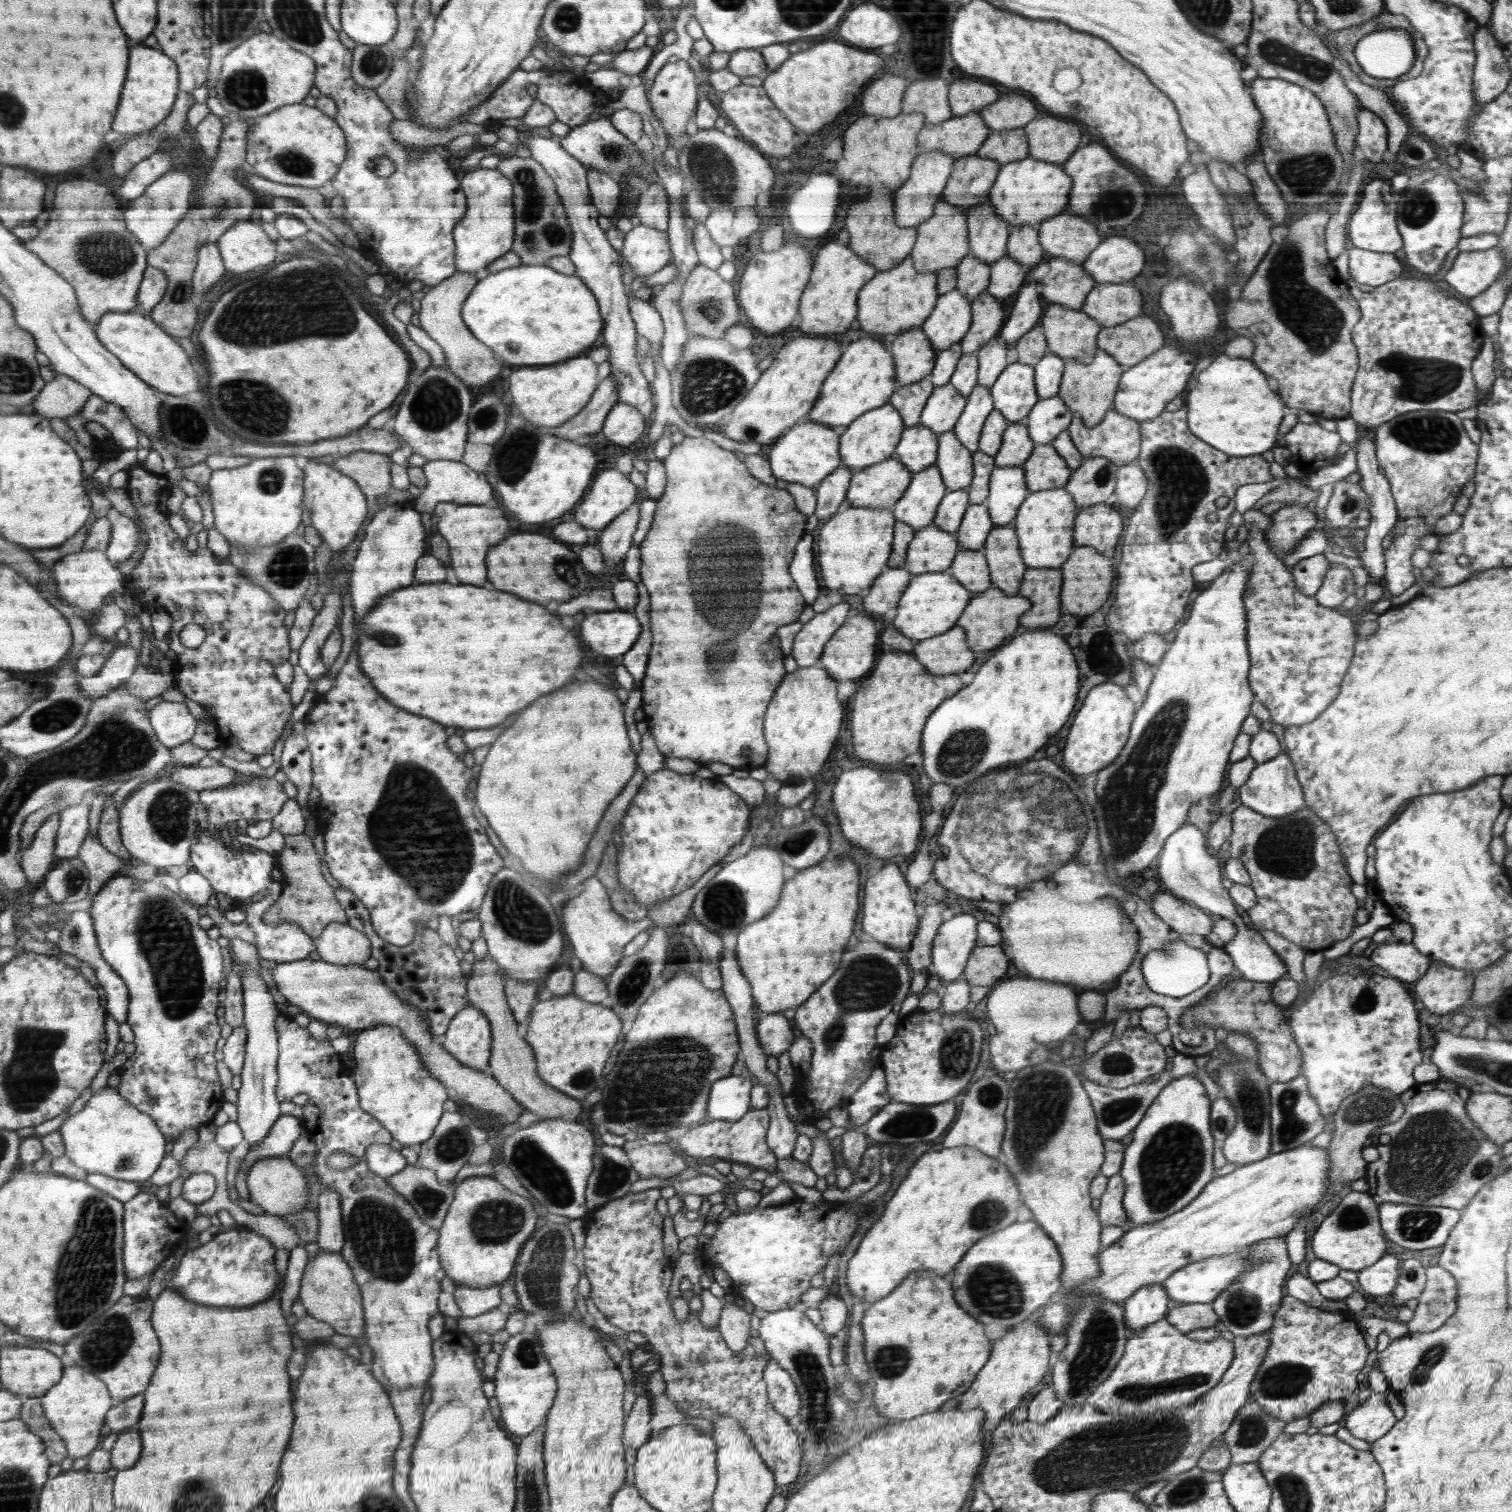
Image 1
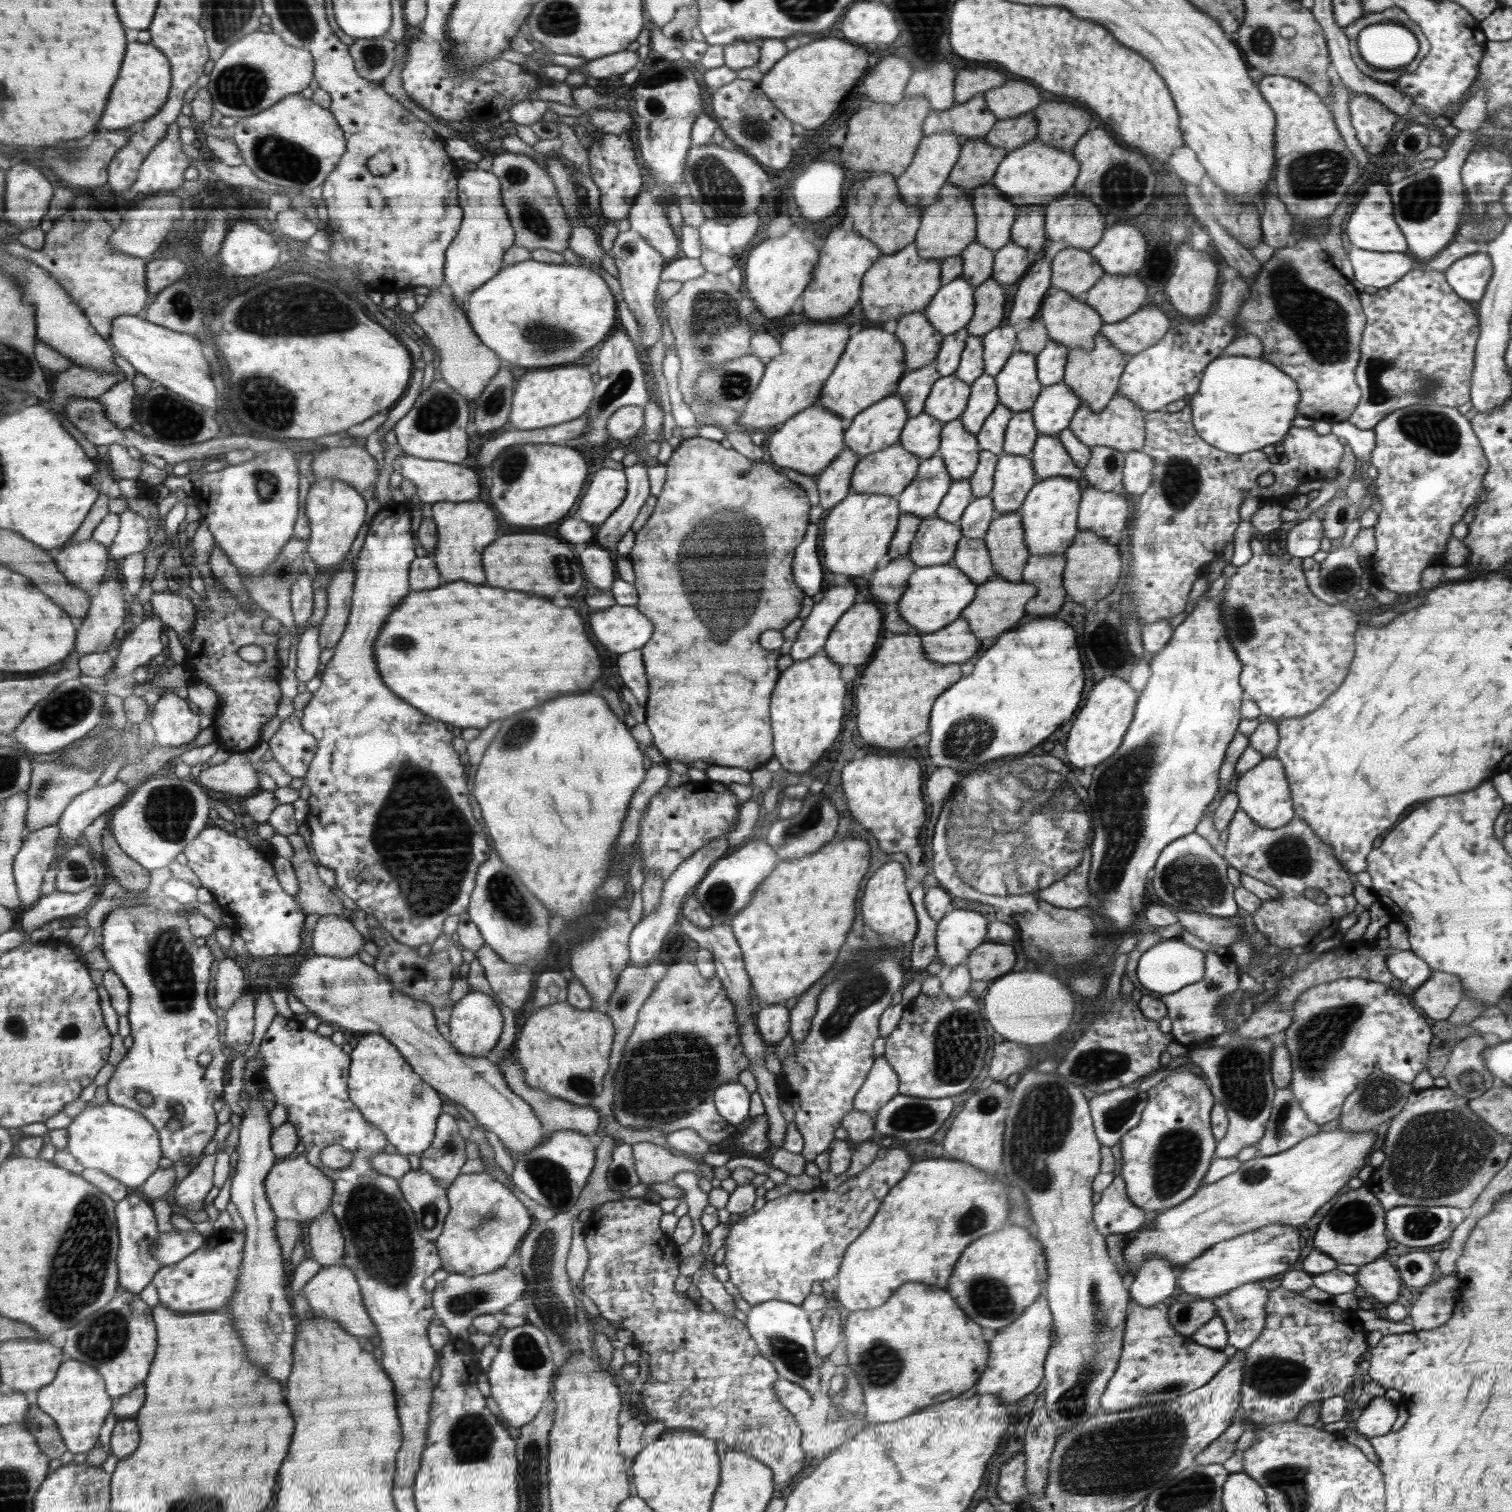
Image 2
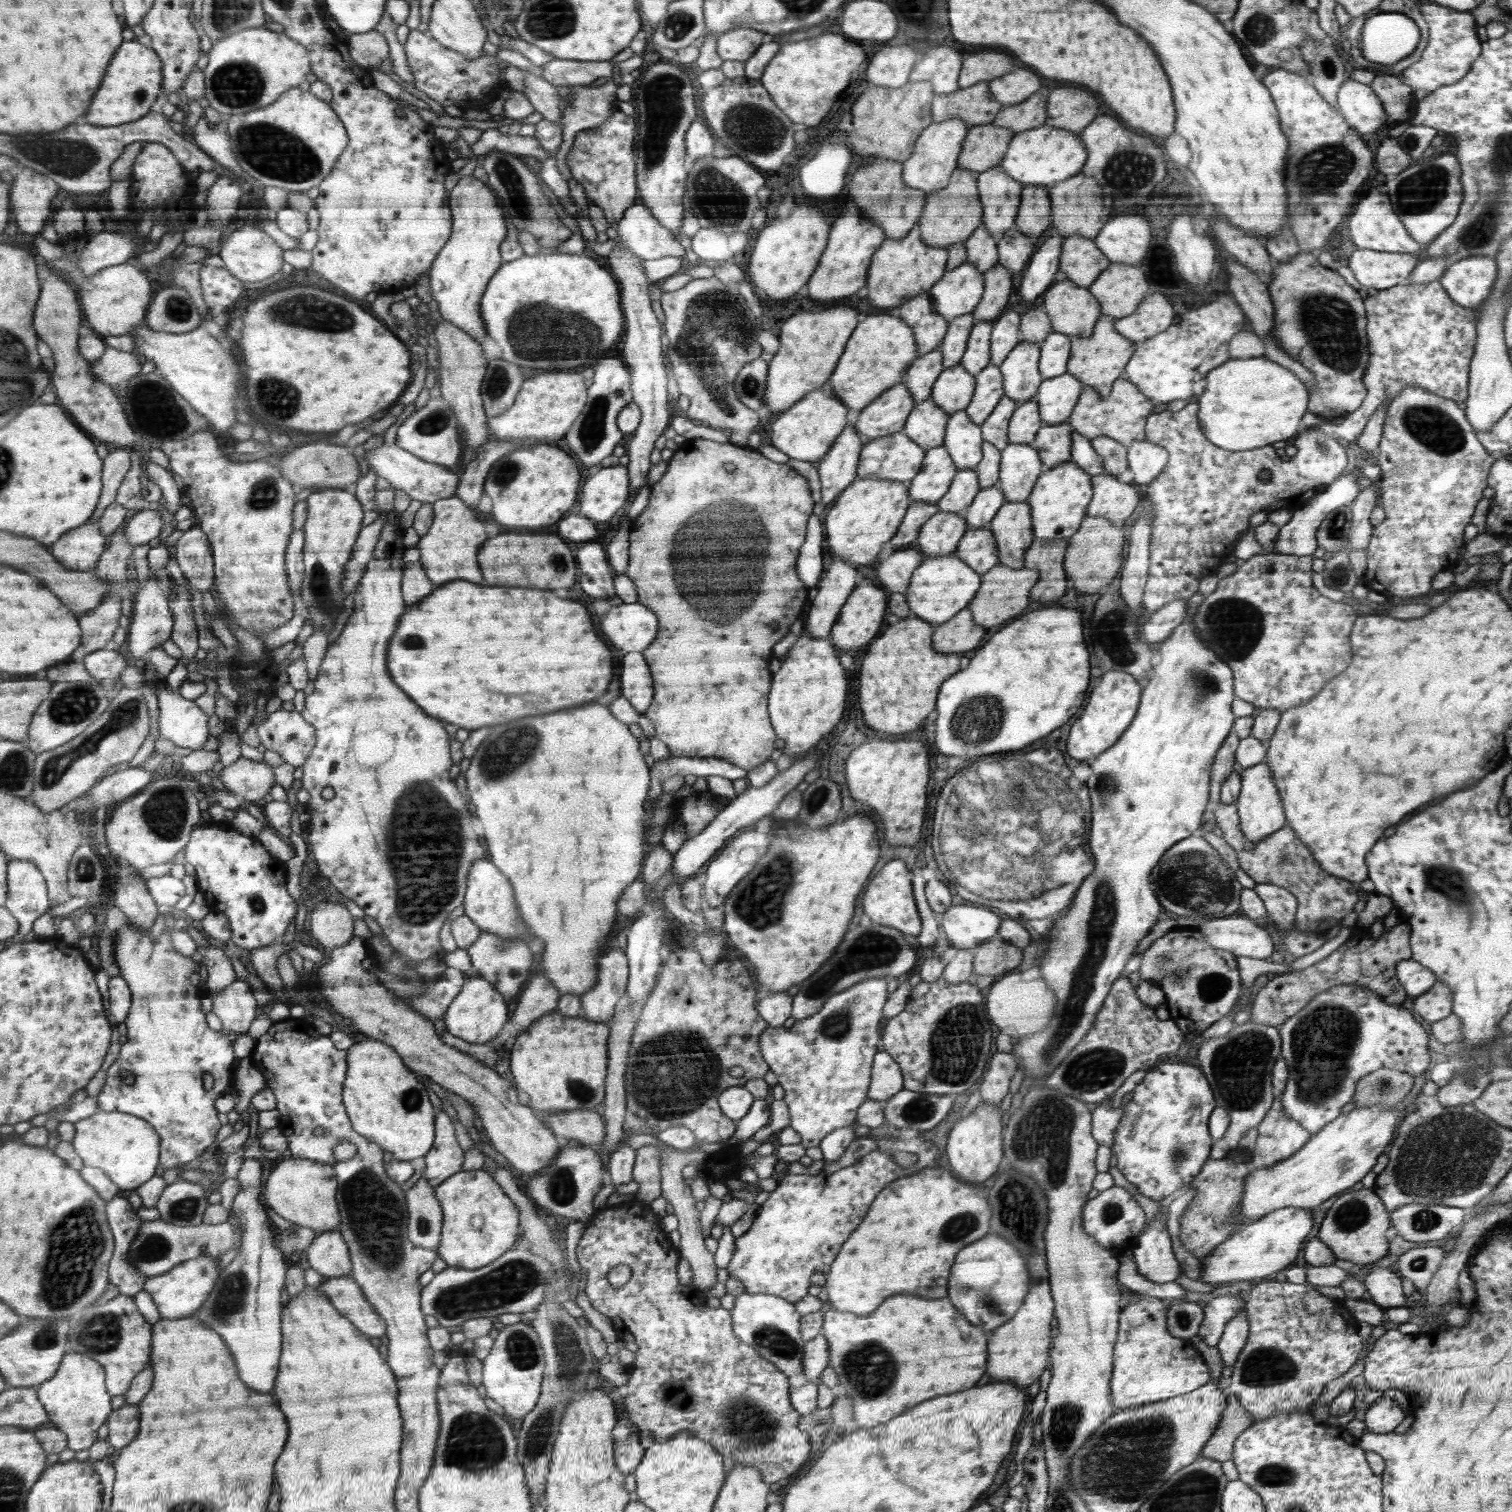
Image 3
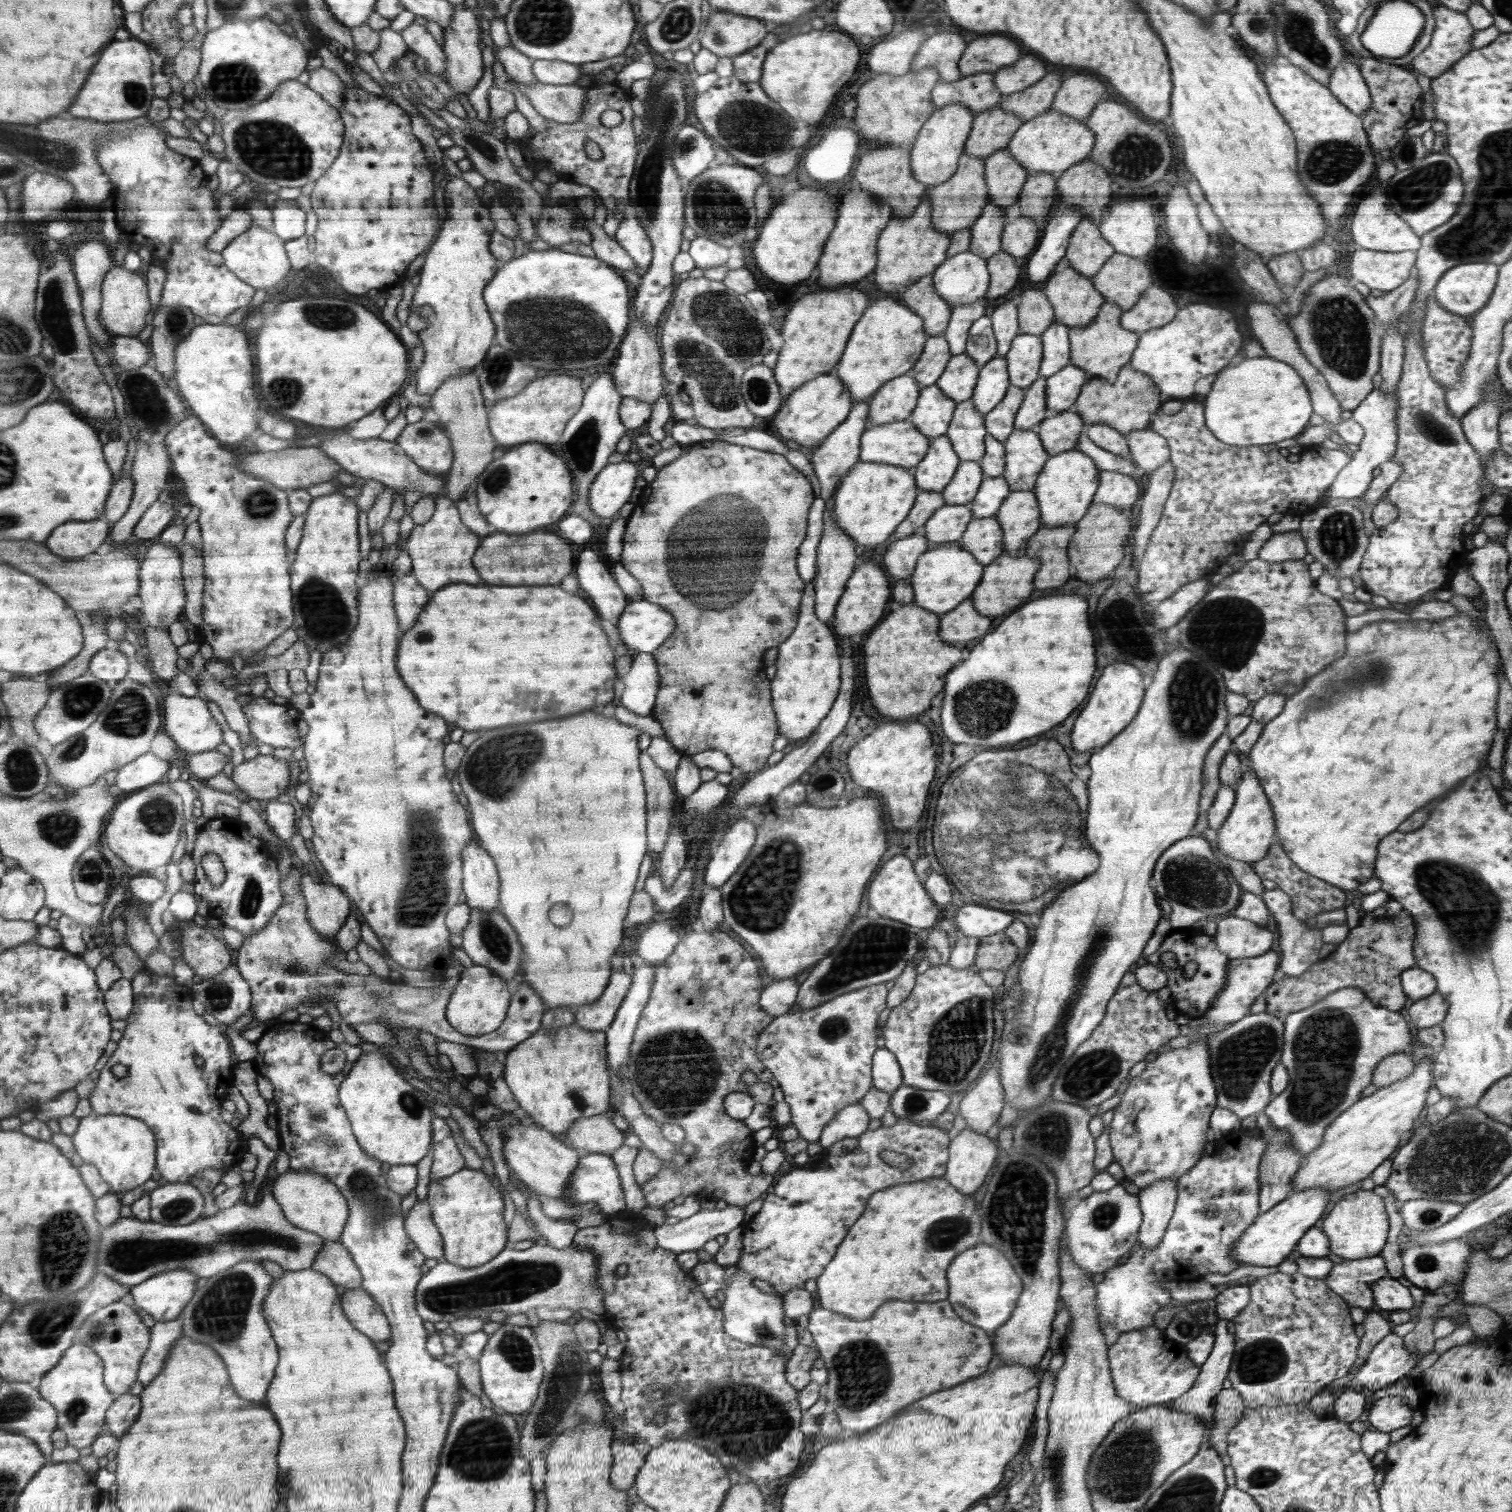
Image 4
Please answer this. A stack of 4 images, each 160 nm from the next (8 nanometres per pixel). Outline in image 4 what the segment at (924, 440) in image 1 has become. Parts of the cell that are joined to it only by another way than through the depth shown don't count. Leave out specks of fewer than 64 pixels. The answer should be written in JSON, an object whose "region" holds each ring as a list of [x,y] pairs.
{"region":[[[937,383],[921,389],[917,407],[914,408],[910,420],[914,422],[922,434],[931,440],[946,435],[957,410],[957,401],[948,397]]]}

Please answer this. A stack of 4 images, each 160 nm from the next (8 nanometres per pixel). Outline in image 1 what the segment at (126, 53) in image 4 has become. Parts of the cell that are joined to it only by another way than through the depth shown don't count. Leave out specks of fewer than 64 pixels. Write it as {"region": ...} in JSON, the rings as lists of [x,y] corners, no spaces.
{"region":[[[144,44],[132,48],[126,92],[122,98],[122,108],[114,122],[116,132],[122,135],[140,135],[163,127],[163,122],[172,110],[172,104],[178,96],[180,87],[180,70],[176,70],[174,61],[163,49],[156,49]]]}

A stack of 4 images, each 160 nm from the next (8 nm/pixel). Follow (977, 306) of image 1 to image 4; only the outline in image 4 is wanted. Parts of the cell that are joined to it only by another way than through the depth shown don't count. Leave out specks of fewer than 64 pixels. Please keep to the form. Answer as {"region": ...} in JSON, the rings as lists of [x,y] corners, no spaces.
{"region":[[[997,252],[988,260],[992,283],[987,298],[990,301],[990,306],[994,306],[998,298],[1005,296],[1016,286],[1020,268],[1016,266],[1016,260],[1008,252]]]}

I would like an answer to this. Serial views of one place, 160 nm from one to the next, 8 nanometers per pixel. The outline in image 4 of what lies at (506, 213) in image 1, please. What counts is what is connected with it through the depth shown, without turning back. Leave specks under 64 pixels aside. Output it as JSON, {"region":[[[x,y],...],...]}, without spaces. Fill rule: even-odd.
{"region":[[[448,173],[447,176],[451,178],[444,186],[446,220],[438,240],[431,244],[430,252],[424,254],[420,282],[407,320],[408,328],[420,337],[420,348],[424,350],[422,364],[415,371],[416,390],[418,394],[431,396],[446,379],[465,375],[482,363],[496,339],[496,326],[484,298],[485,289],[500,264],[489,247],[496,225],[473,185]],[[420,306],[436,315],[437,320],[428,323],[426,329],[422,329],[421,314],[414,312],[414,308]]]}

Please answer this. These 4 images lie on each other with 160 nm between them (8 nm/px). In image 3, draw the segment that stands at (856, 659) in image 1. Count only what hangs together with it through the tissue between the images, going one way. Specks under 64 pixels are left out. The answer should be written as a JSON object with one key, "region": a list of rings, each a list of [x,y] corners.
{"region":[[[862,580],[858,592],[850,597],[850,604],[842,609],[842,620],[834,623],[831,639],[841,651],[860,654],[860,648],[876,639],[886,614],[886,592]]]}

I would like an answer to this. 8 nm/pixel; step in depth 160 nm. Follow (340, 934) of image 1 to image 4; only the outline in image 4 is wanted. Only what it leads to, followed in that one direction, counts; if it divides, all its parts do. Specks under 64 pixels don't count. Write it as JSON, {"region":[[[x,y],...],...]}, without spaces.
{"region":[[[307,871],[301,876],[301,888],[308,906],[308,920],[322,935],[336,935],[348,918],[350,898],[343,889],[325,882],[316,884]]]}

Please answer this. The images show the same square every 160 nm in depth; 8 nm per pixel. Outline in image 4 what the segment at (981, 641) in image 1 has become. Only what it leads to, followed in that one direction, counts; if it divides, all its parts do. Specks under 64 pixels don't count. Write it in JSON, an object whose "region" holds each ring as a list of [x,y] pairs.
{"region":[[[1005,552],[1000,555],[993,563],[984,566],[985,574],[981,579],[982,588],[974,592],[972,600],[978,604],[978,612],[982,616],[1000,616],[1006,614],[1008,610],[1018,609],[1018,606],[1026,604],[1026,600],[1032,594],[1032,580],[1035,580],[1034,574],[1037,574],[1041,568],[1041,560],[1037,557],[1010,556]]]}

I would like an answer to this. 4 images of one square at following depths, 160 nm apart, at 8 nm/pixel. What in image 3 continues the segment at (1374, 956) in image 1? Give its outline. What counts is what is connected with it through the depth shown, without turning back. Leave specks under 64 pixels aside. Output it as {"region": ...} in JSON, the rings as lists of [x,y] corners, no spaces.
{"region":[[[1411,958],[1398,962],[1395,969],[1397,979],[1410,996],[1424,994],[1437,981],[1437,976],[1429,968]]]}

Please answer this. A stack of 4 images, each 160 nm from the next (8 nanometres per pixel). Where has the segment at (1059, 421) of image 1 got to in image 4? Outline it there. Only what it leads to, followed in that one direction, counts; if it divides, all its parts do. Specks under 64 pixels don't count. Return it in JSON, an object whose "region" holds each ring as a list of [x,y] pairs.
{"region":[[[1068,363],[1062,370],[1049,376],[1047,380],[1047,404],[1049,414],[1057,414],[1073,409],[1081,392],[1081,388],[1088,382],[1085,369]]]}

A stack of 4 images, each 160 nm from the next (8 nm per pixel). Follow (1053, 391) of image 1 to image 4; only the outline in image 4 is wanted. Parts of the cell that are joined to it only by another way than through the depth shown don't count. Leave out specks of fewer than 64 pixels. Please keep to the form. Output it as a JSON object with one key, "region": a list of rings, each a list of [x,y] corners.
{"region":[[[1054,321],[1040,337],[1045,341],[1045,359],[1042,360],[1041,375],[1049,377],[1070,363],[1069,327]]]}

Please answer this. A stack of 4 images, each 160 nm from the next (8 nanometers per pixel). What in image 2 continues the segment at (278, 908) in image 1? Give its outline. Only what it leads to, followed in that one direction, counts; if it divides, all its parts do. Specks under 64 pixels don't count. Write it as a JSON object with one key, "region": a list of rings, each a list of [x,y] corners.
{"region":[[[298,834],[288,837],[294,854],[291,858],[299,882],[296,900],[301,904],[302,910],[306,913],[322,915],[338,915],[344,912],[344,902],[340,902],[330,888],[318,878],[316,866],[312,862],[310,850],[306,848],[302,836]]]}

